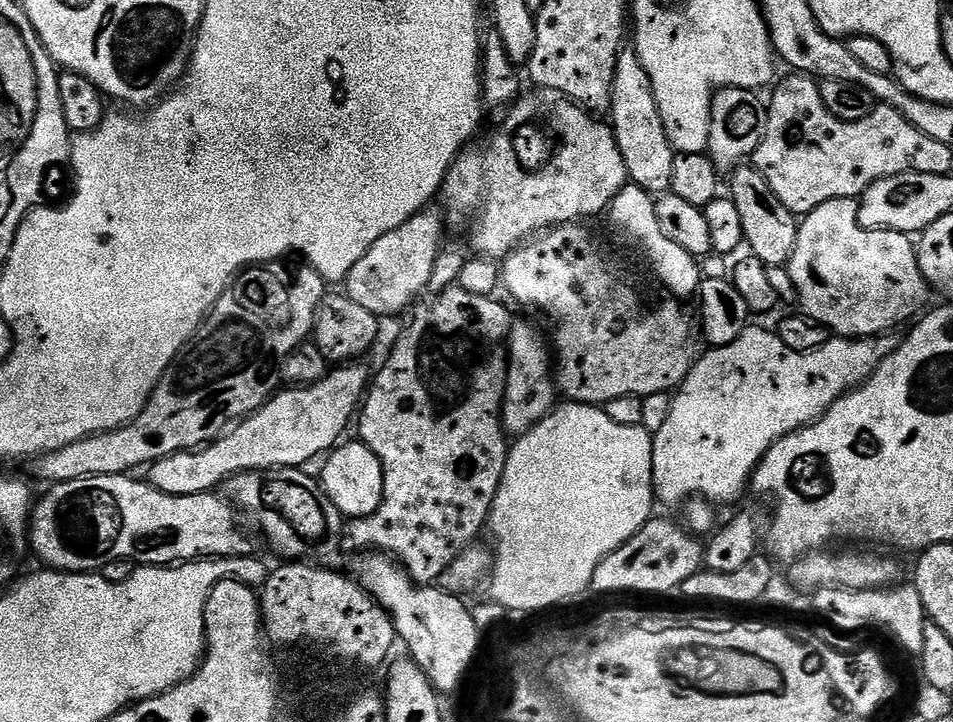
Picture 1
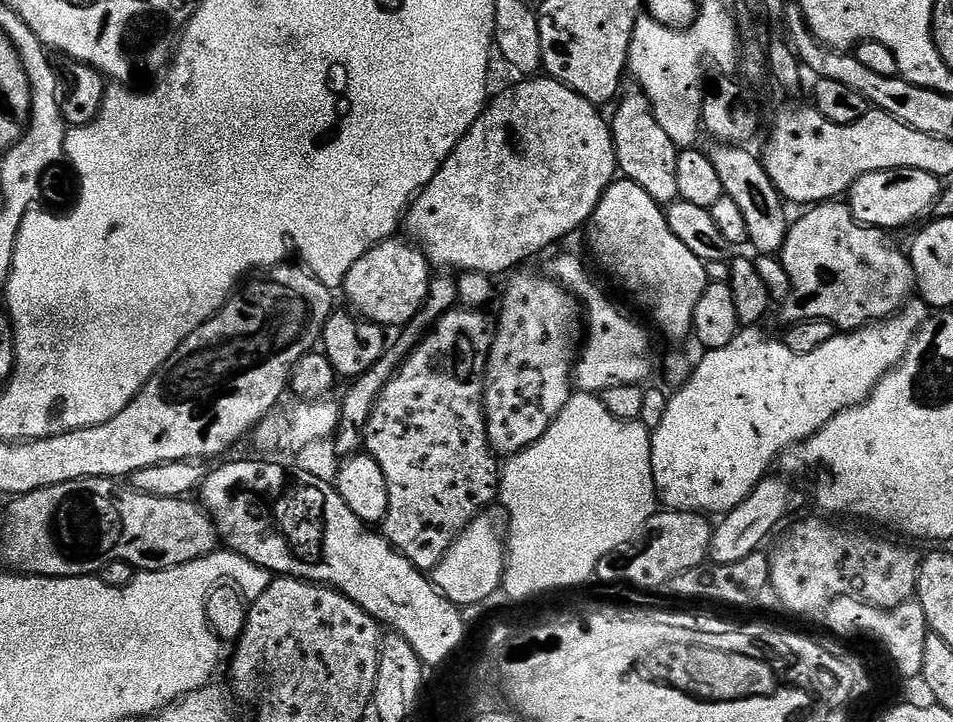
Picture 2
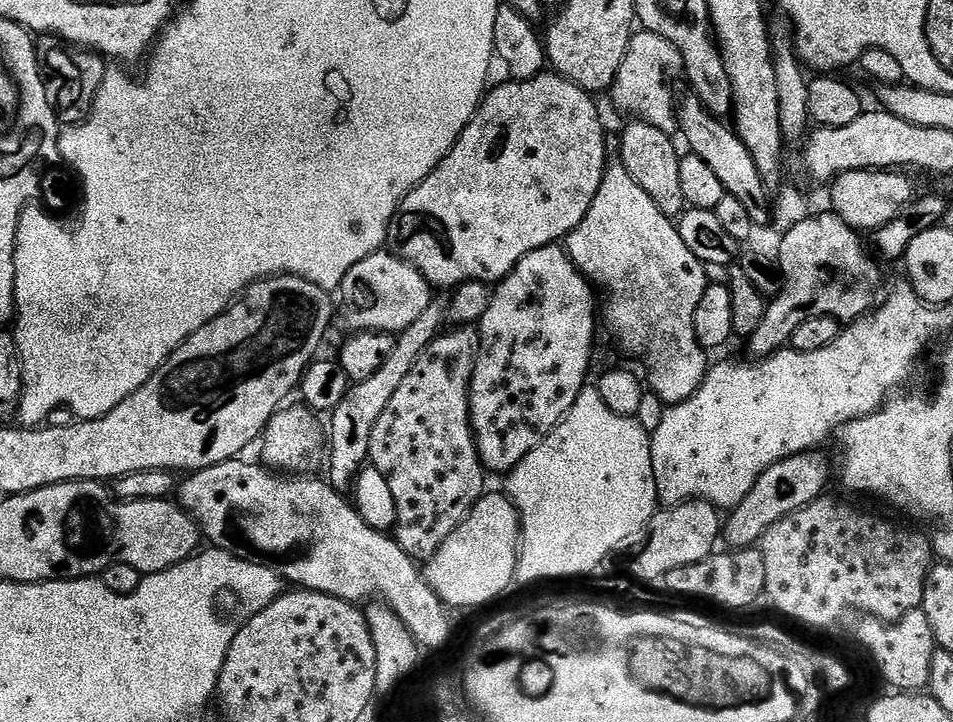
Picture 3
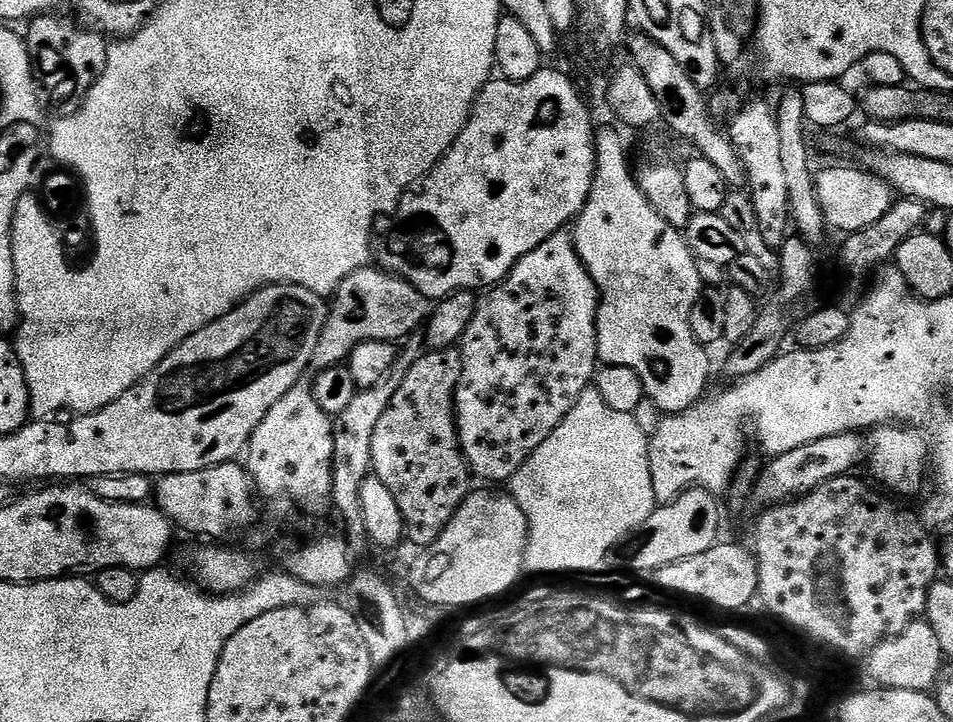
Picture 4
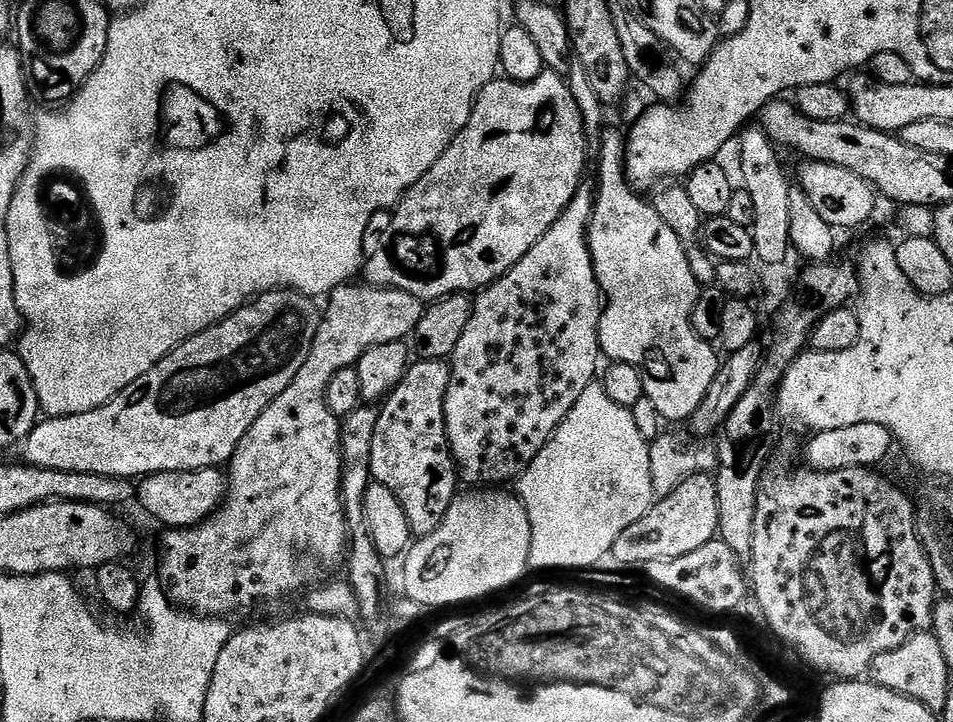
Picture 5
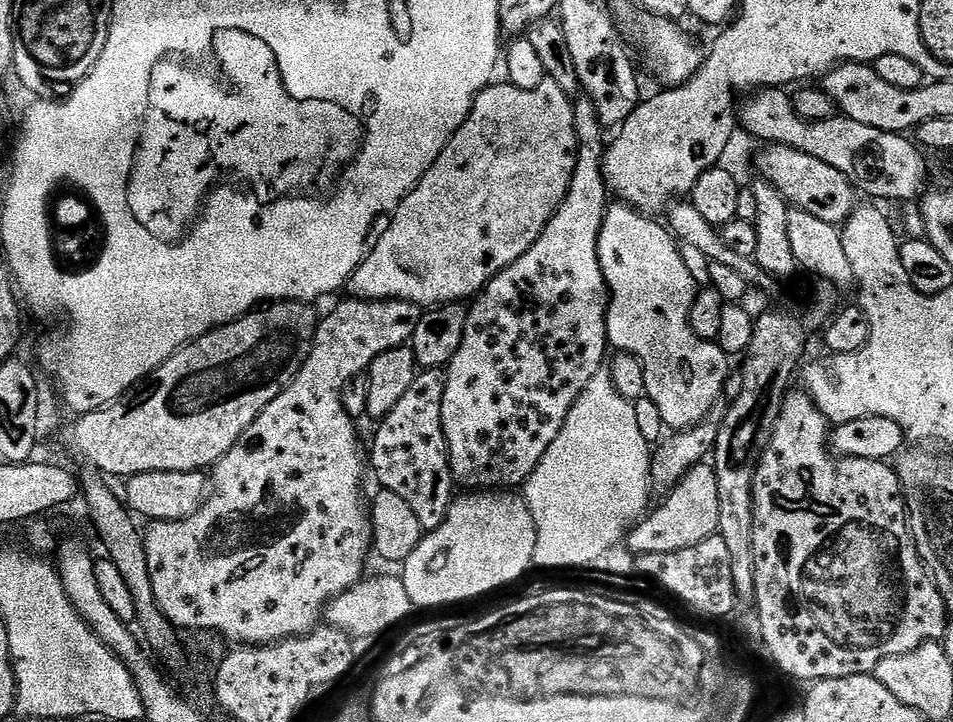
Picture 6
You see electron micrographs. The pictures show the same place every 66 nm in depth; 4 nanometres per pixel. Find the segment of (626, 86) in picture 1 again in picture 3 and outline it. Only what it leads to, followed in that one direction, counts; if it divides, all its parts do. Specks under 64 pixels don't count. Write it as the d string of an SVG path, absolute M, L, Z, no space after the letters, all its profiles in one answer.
M639 118L628 122L624 128L624 133L620 136L620 156L619 163L650 194L650 199L654 201L654 206L662 210L670 218L679 218L684 215L686 205L682 198L682 174L678 171L681 153L676 152L676 144L673 137L667 132L658 130L658 126L650 126Z

